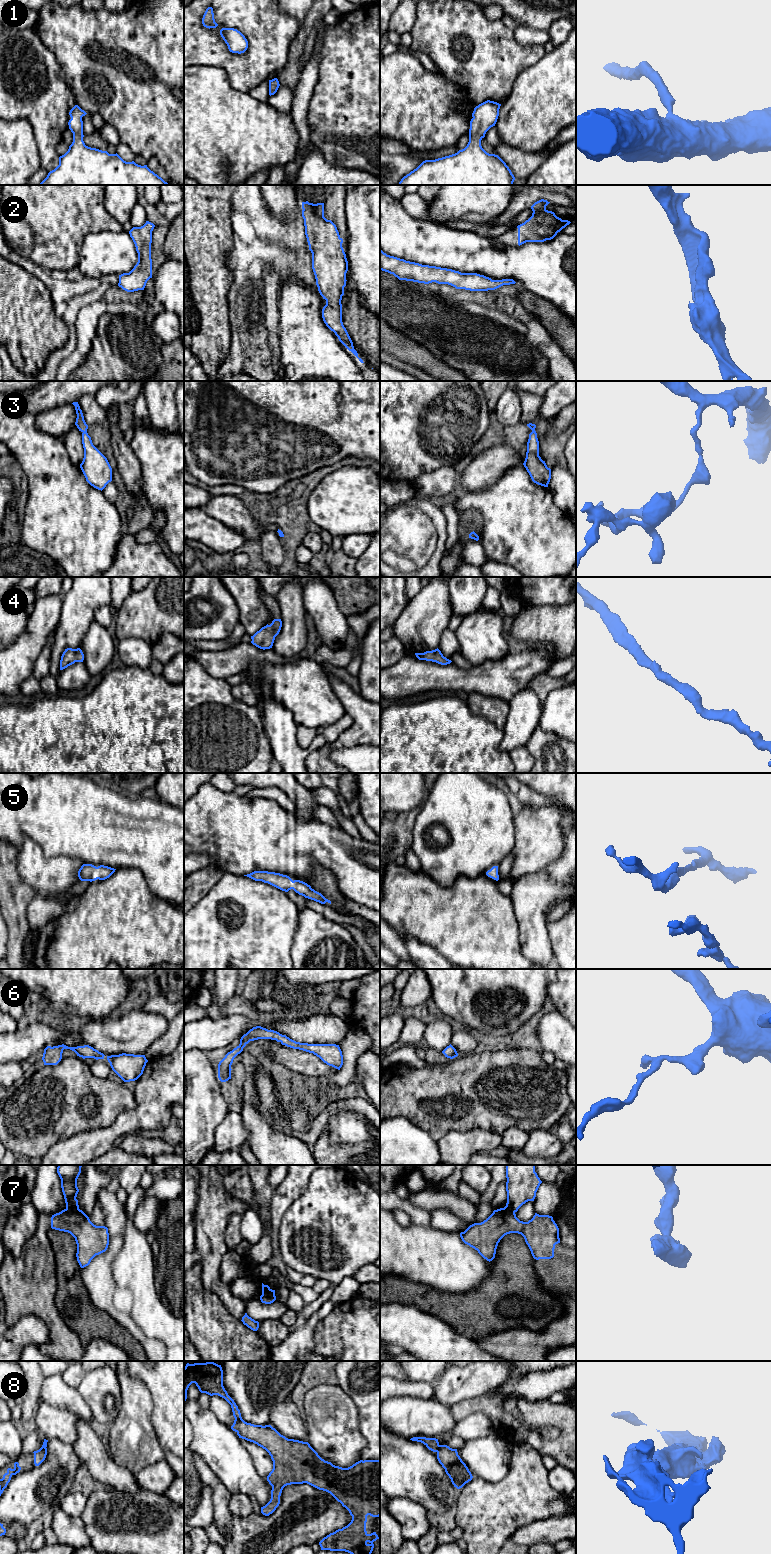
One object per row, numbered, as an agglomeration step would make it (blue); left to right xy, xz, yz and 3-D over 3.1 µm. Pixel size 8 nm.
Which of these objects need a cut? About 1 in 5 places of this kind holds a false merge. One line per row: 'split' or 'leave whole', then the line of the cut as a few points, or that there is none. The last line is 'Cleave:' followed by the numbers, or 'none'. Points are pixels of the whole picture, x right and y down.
1: leave whole; cut none
2: leave whole; cut none
3: leave whole; cut none
4: leave whole; cut none
5: leave whole; cut none
6: leave whole; cut none
7: split; cut xy (66, 1208), (78, 1209)
8: leave whole; cut none
Cleave: 7

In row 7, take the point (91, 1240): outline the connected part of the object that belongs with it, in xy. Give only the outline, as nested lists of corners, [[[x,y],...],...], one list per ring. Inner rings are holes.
[[[64,1209],[52,1215],[51,1228],[70,1233],[77,1244],[77,1261],[81,1268],[103,1252],[109,1245],[108,1228],[94,1225],[80,1209]]]

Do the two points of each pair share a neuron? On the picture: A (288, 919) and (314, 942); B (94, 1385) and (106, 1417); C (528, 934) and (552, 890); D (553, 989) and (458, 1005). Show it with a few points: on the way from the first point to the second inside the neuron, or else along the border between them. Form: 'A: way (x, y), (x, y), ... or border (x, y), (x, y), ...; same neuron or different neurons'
A: border (299, 910), (291, 950); different neurons
B: way (94, 1393), (98, 1409); same neuron
C: way (533, 923), (535, 907), (541, 901); same neuron
D: border (557, 979), (547, 985), (547, 996); different neurons

